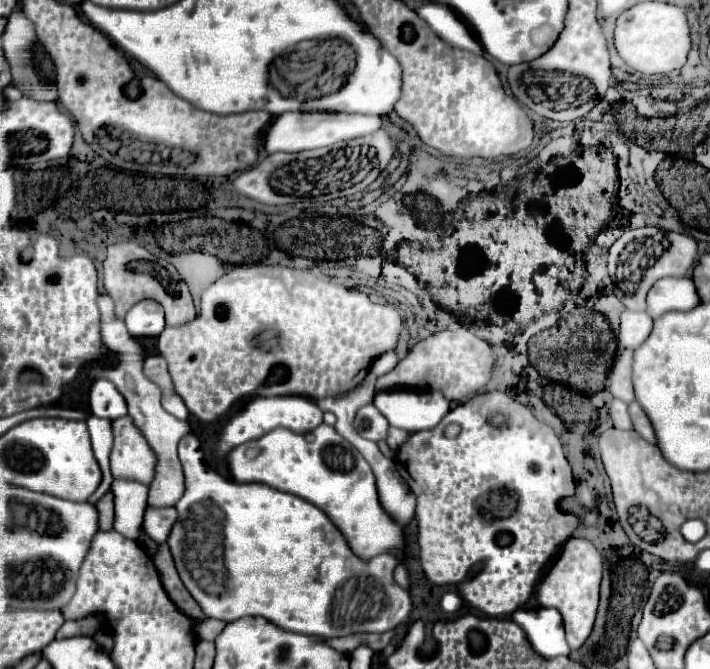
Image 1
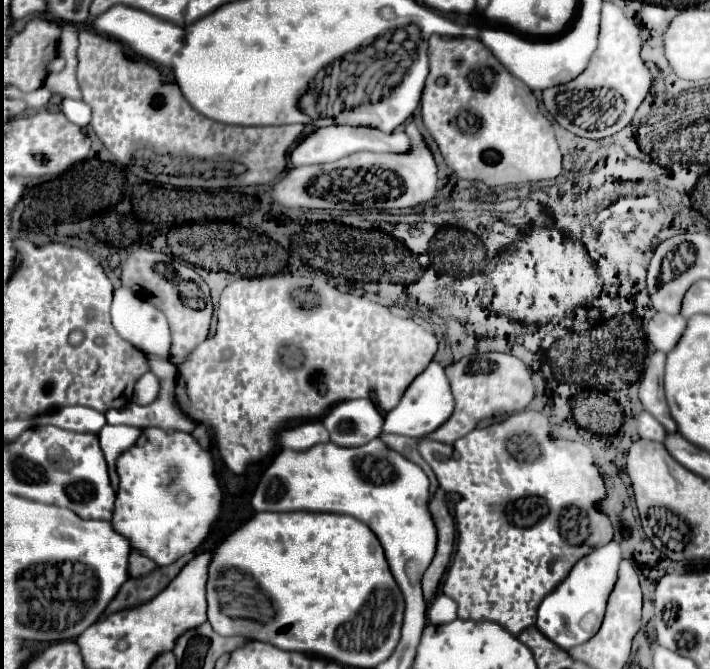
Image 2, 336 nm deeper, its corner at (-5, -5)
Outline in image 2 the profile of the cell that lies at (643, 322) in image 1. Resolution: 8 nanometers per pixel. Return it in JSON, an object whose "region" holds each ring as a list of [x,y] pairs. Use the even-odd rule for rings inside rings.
{"region":[[[658,312],[650,322],[644,324],[644,334],[656,350],[670,352],[676,346],[678,338],[682,336],[684,326],[686,326],[684,316],[680,316],[680,314],[672,316],[672,314]]]}

